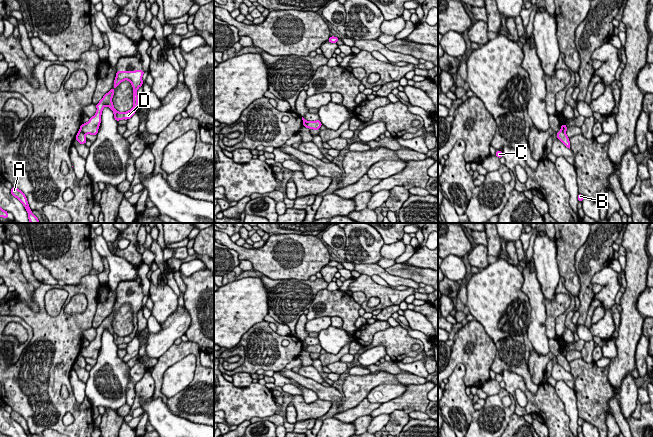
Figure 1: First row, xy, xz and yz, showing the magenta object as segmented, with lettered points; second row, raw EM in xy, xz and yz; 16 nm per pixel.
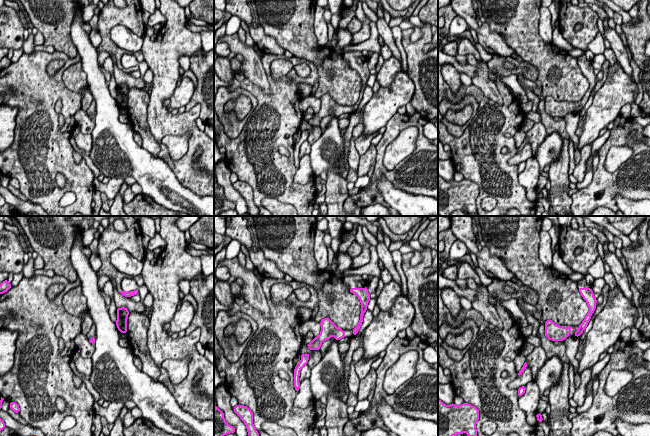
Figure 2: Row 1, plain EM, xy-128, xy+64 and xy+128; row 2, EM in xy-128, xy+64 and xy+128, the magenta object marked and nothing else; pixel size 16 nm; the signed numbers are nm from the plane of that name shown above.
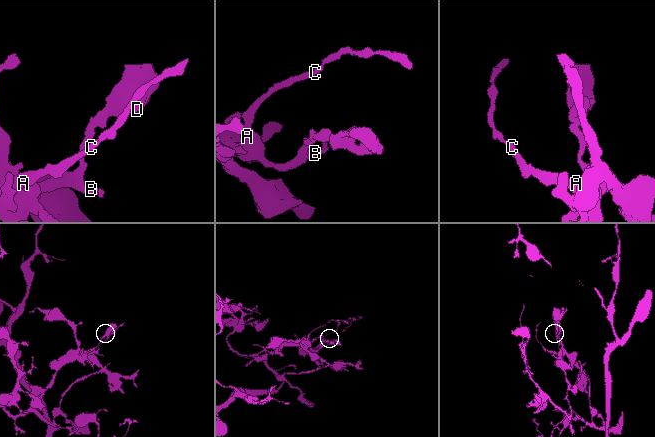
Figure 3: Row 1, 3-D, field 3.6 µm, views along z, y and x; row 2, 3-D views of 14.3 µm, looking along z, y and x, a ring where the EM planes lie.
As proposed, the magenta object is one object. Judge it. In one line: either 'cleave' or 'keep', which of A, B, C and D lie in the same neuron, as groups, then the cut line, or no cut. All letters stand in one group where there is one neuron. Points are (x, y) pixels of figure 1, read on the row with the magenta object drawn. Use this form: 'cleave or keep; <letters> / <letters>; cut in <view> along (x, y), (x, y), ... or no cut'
cleave; A B C / D; cut in xy along (79, 130), (85, 133)

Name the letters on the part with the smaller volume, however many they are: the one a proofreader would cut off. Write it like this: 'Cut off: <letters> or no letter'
Cut off: D

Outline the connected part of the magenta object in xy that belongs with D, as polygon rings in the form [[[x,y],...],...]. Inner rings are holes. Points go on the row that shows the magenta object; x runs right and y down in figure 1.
[[[143,70],[117,71],[116,78],[114,81],[114,88],[111,89],[107,94],[105,94],[104,97],[100,100],[100,102],[96,104],[96,107],[97,107],[96,114],[93,117],[91,117],[87,123],[81,124],[79,131],[85,134],[91,134],[93,136],[97,135],[98,128],[101,123],[102,110],[105,106],[108,106],[113,111],[114,118],[116,121],[119,121],[122,119],[126,119],[126,120],[130,119],[136,112],[136,109],[138,106],[137,89],[143,85],[143,81],[142,81],[143,74],[144,74]],[[124,80],[129,80],[133,86],[134,105],[131,110],[121,113],[114,109],[114,106],[112,103],[112,97],[114,95],[114,89],[118,87],[118,85]]]

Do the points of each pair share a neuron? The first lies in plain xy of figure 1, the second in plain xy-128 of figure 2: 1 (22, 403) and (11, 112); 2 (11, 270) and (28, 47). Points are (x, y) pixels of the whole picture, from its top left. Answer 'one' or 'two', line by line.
1: two
2: two

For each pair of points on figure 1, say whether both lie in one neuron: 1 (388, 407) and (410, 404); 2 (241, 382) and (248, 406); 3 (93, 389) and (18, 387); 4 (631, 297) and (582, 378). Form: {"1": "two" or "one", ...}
{"1": "one", "2": "two", "3": "two", "4": "two"}

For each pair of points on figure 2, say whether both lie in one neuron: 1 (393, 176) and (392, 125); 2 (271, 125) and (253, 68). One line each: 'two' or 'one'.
1: one
2: two

